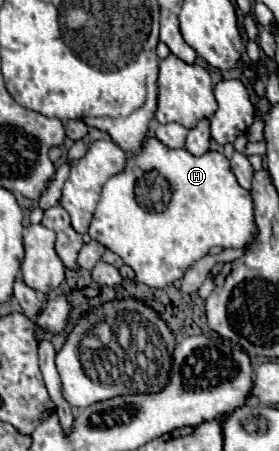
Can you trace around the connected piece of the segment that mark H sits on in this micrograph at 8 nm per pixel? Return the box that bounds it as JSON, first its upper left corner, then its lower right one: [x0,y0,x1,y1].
[90,136,256,288]

